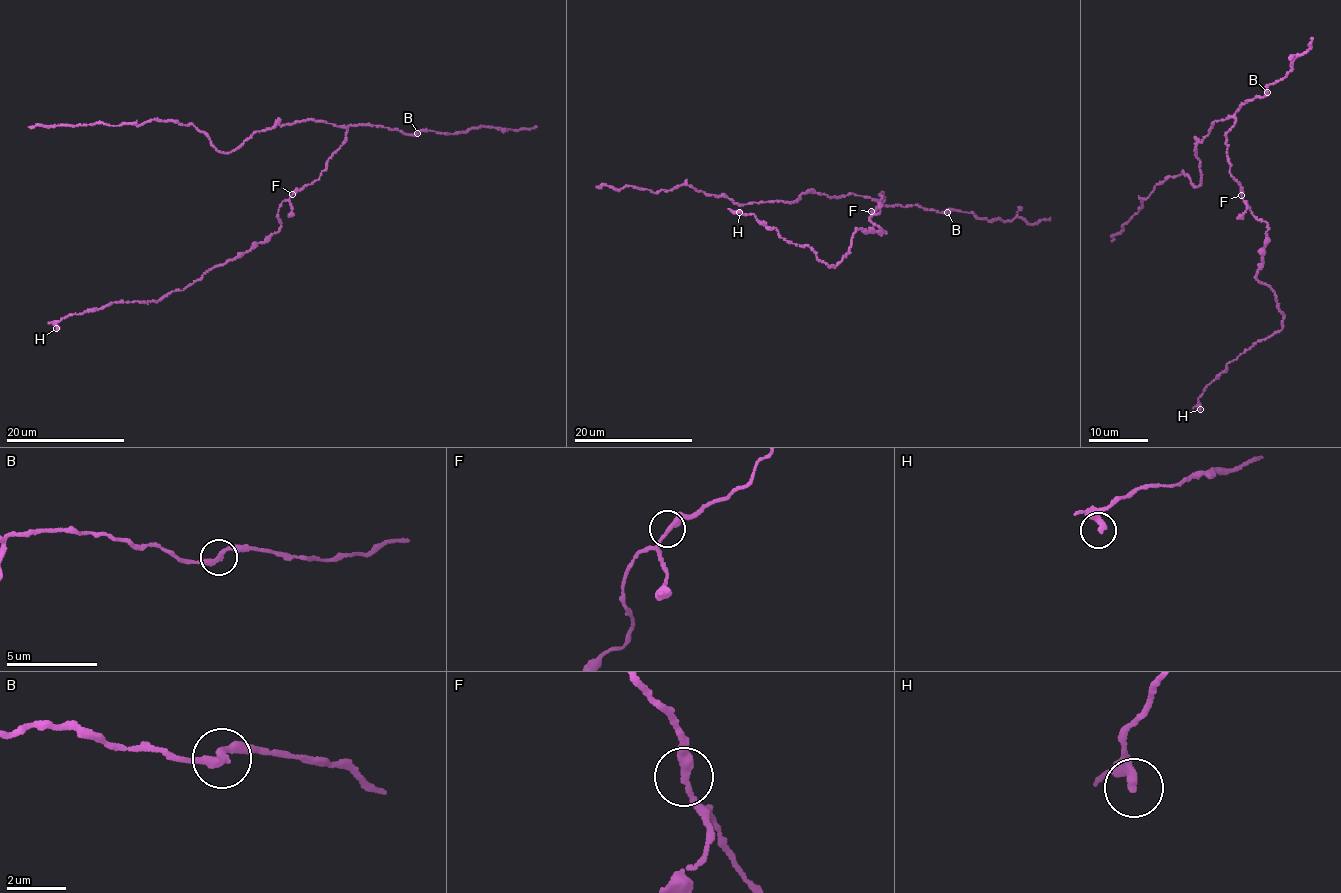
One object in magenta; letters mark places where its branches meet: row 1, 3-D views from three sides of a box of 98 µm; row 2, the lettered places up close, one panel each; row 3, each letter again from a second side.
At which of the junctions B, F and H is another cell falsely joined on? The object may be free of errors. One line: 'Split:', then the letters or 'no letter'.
Split: no letter

